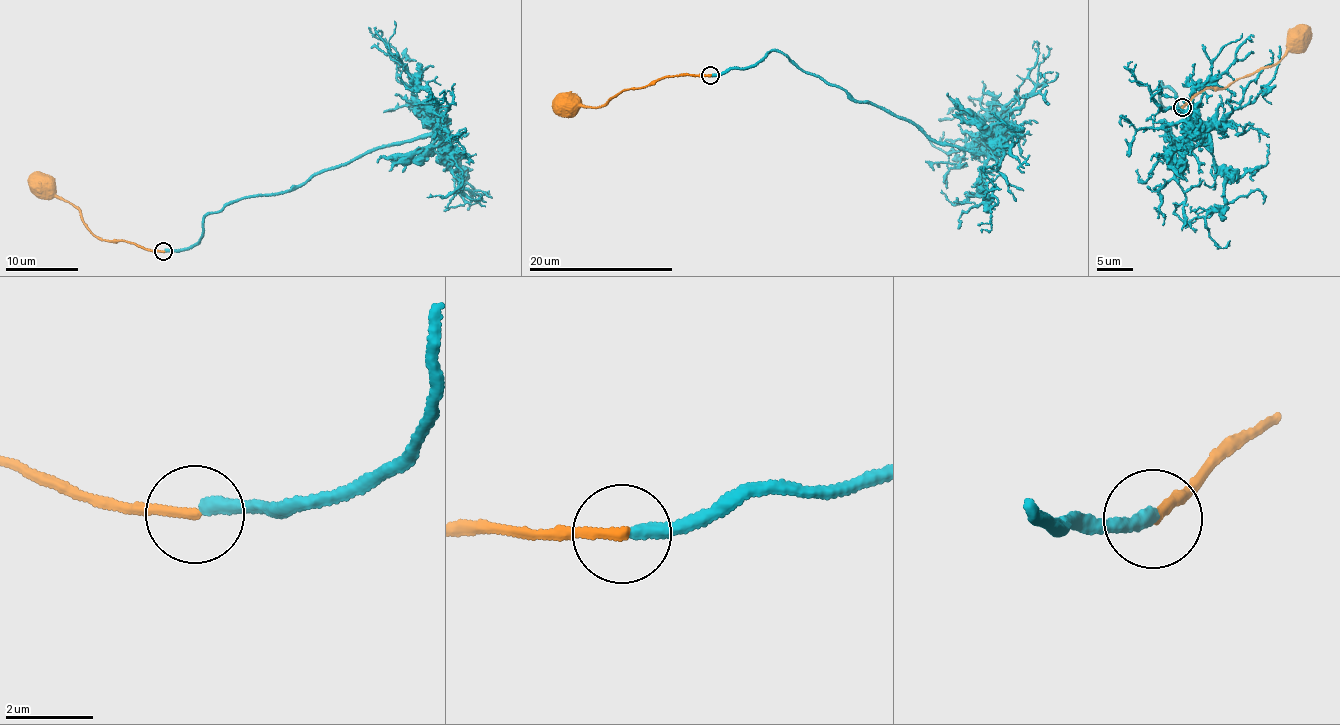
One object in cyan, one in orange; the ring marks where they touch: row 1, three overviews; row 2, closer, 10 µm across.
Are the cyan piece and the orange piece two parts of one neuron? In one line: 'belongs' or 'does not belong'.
does not belong

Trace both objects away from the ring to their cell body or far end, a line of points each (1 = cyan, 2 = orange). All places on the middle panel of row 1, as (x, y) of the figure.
1: (711, 75), (772, 50), (938, 142), (989, 151), (1001, 107), (948, 110)
2: (709, 76), (668, 75), (641, 88), (628, 88), (597, 108), (566, 106)

